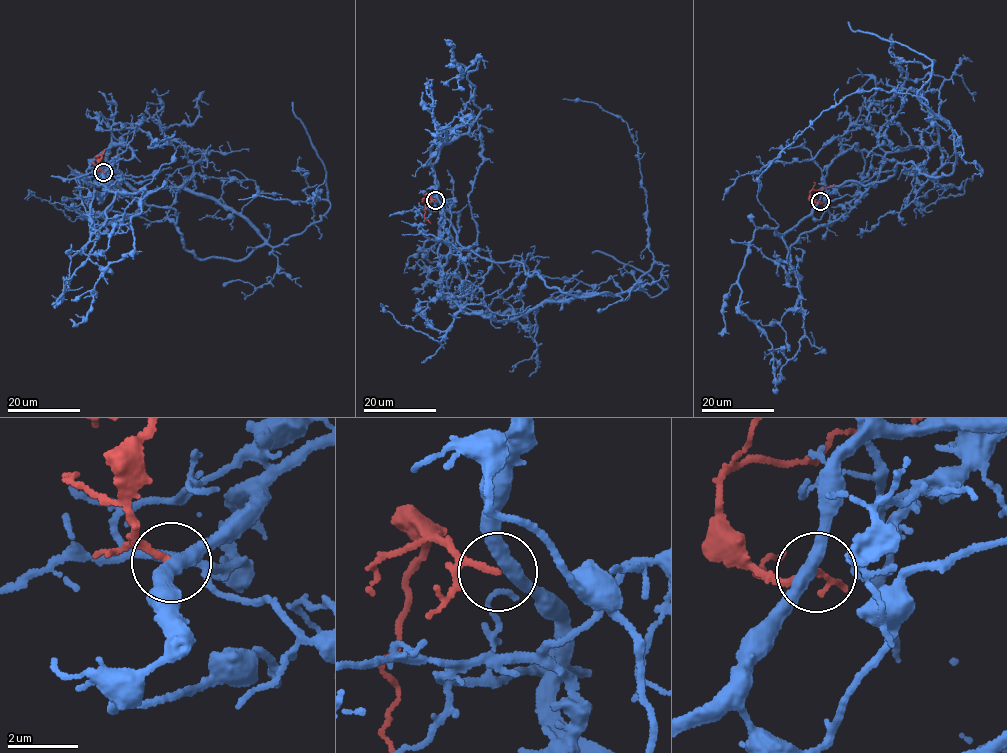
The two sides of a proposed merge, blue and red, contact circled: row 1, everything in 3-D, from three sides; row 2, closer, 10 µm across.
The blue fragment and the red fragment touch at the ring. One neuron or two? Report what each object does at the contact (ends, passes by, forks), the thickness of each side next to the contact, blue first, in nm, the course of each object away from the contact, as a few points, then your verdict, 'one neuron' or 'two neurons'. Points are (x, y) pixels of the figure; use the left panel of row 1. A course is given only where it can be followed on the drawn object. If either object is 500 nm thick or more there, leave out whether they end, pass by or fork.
blue passes by | red ends | 380/170 nm | blue via (103, 171), (111, 165), (136, 200), (174, 208), (183, 246), (206, 260), (301, 233), (322, 191), (238, 199) | red via (103, 171), (99, 166), (101, 156), (95, 157), (100, 161) | two neurons

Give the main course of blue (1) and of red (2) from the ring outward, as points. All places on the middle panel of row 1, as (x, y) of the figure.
1: (435, 199), (481, 256), (577, 296), (627, 291), (655, 261), (638, 149), (619, 117), (563, 99)
2: (435, 200), (429, 197), (426, 202), (423, 216), (430, 223)

